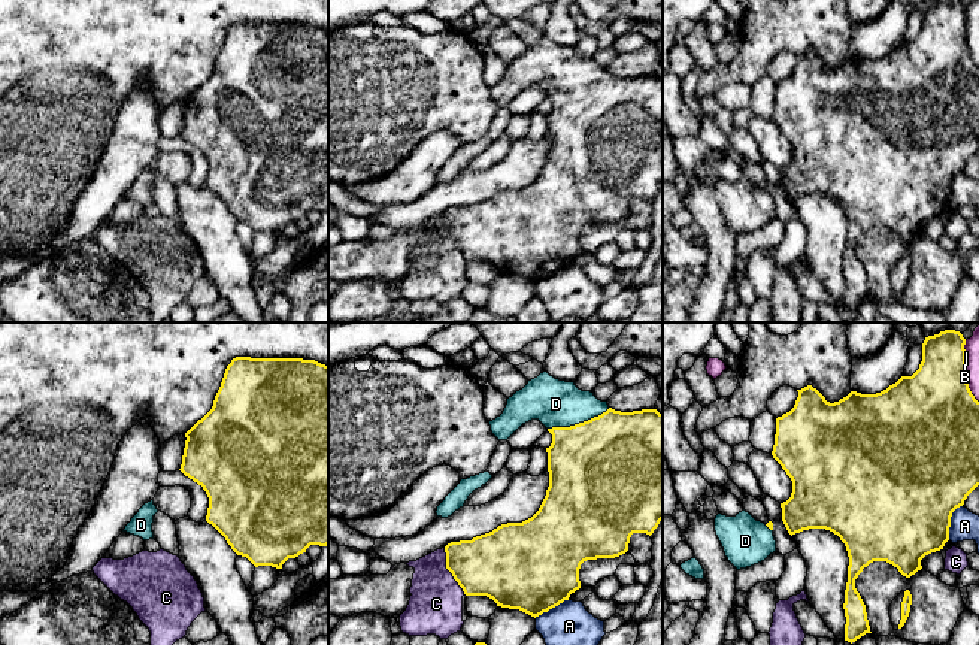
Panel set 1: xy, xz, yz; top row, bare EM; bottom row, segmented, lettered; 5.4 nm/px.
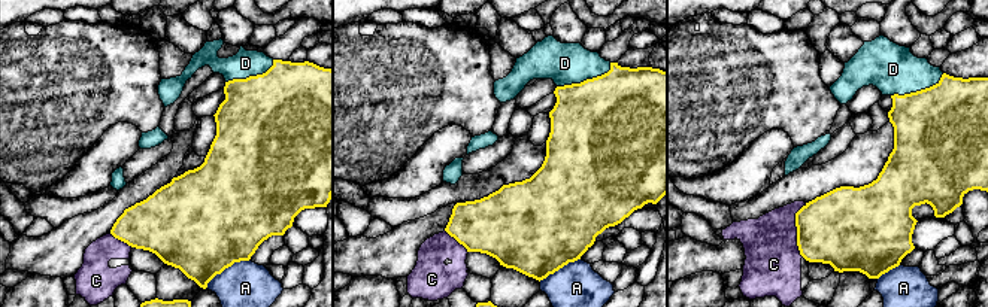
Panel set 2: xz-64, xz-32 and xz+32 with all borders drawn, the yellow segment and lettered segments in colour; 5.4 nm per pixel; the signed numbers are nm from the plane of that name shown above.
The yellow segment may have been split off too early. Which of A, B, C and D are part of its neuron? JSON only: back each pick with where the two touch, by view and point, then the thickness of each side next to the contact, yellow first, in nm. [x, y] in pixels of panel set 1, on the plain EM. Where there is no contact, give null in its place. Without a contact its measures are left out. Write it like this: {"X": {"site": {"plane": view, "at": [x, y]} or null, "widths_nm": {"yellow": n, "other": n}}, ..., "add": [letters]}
{"D": {"site": {"plane": "xz", "at": [579, 88]}, "widths_nm": {"yellow": 500, "other": 260}}, "add": ["D"]}

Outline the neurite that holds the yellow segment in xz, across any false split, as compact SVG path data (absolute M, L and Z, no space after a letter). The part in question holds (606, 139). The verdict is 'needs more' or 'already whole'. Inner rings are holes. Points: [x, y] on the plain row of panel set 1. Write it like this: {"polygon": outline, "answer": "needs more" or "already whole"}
{"polygon": "M543 37L509 63L503 79L490 91L498 106L507 106L531 85L539 85L552 100L552 109L546 113L549 152L539 176L522 188L501 190L472 206L451 208L445 218L446 234L466 261L487 261L497 272L519 275L536 284L581 254L579 234L584 227L619 222L628 216L633 199L651 202L658 193L663 185L663 79L657 75L615 76L594 58Z", "answer": "needs more"}

